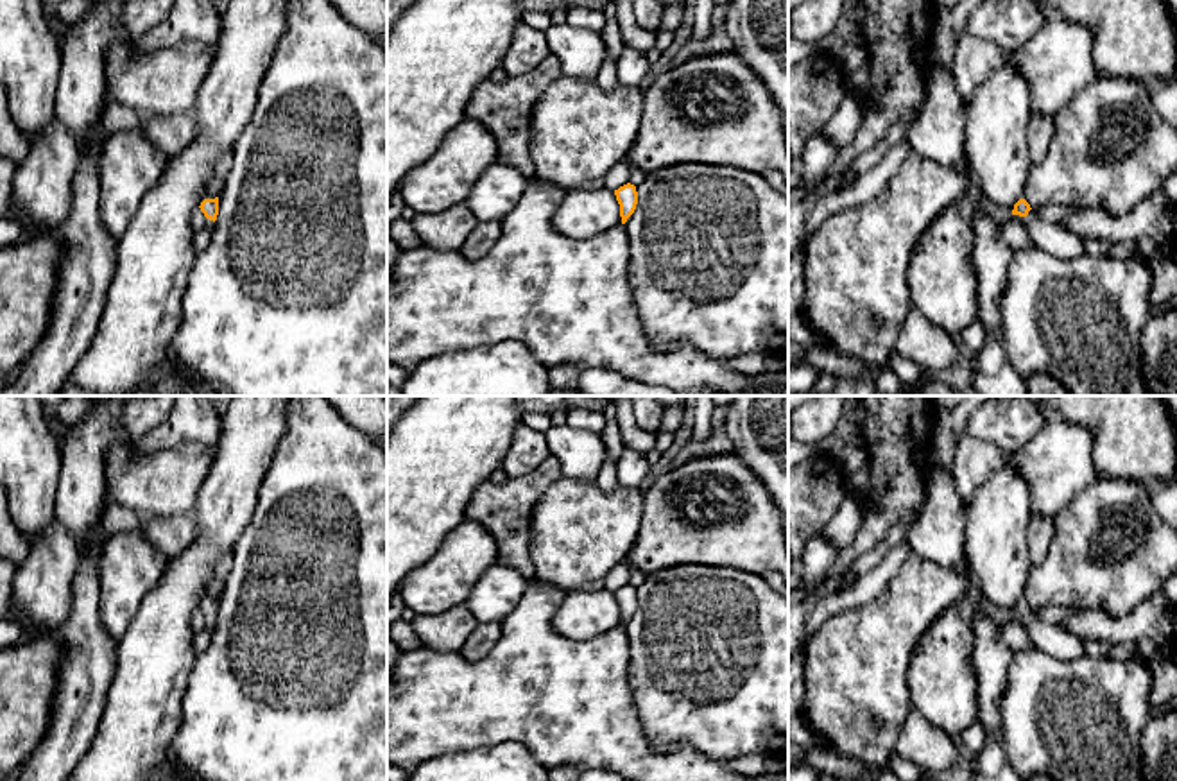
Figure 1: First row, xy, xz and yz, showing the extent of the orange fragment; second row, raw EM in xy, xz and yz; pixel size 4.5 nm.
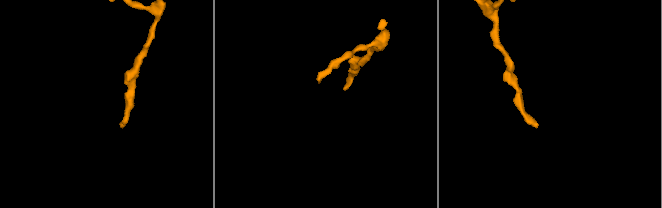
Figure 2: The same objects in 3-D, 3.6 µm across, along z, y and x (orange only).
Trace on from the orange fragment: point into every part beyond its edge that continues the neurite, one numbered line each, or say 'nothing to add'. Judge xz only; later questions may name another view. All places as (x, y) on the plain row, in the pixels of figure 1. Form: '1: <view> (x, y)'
nothing to add

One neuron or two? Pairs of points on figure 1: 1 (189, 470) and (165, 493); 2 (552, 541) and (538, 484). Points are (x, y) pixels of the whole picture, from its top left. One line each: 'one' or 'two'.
1: one
2: two

